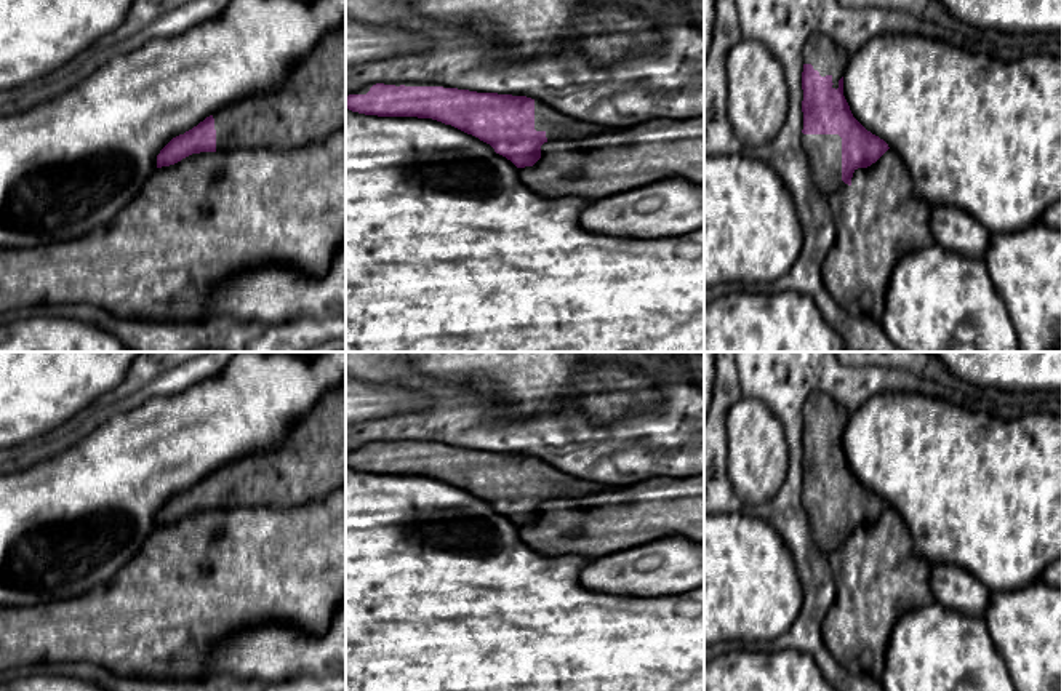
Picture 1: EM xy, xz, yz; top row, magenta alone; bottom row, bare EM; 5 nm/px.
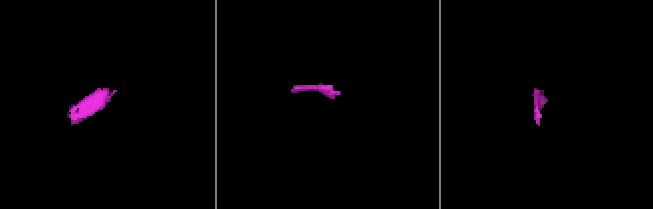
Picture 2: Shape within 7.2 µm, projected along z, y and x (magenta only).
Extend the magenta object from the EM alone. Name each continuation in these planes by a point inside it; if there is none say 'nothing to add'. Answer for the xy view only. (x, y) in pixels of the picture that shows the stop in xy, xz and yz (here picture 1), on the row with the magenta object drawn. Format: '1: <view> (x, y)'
1: xy (309, 106)

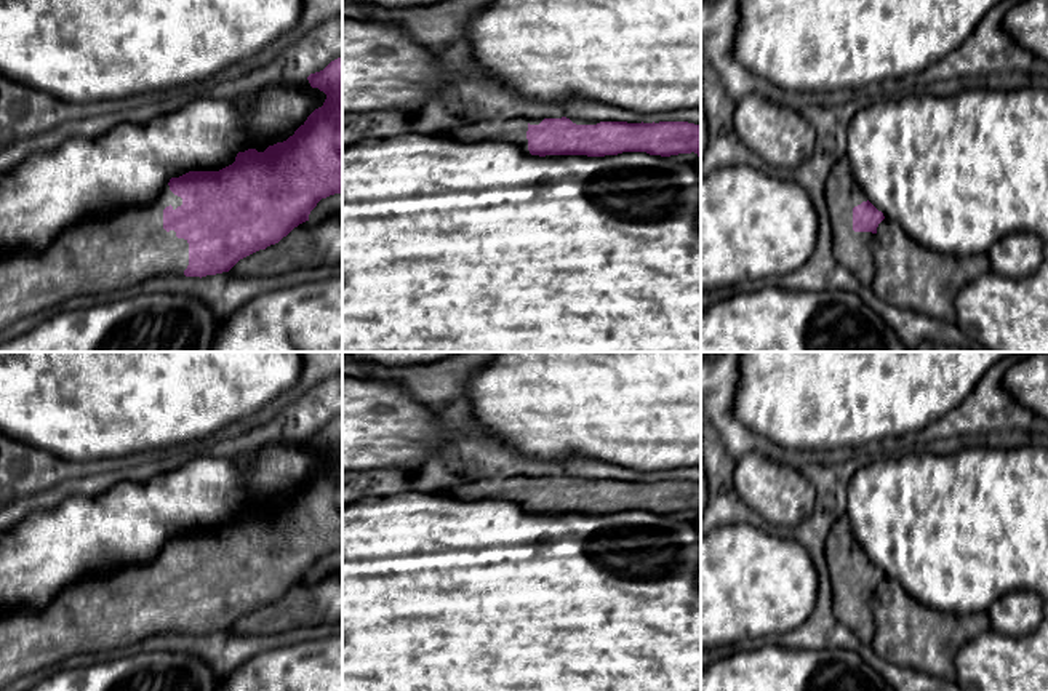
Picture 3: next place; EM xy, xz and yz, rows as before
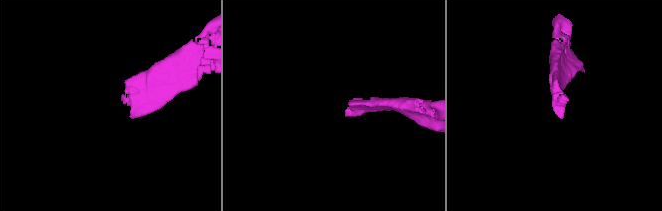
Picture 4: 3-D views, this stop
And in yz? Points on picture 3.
1: yz (853, 250)

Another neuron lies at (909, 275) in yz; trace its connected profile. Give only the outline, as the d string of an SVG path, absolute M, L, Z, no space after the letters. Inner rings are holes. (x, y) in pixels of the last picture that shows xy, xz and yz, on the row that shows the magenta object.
M886 218L877 227L874 259L877 272L870 288L877 298L886 304L910 309L947 323L957 323L955 298L958 291L966 283L990 272L987 254L954 258L930 251L912 240L896 221Z

